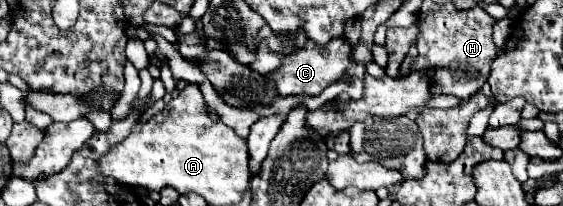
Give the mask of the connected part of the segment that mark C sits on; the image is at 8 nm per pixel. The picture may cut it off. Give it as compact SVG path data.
M344 37L333 38L325 46L317 46L317 42L311 42L311 38L307 38L305 48L289 54L285 58L285 64L281 64L281 68L277 72L269 74L269 78L275 80L275 90L279 92L279 96L289 96L289 94L317 96L317 94L321 94L323 88L340 80L343 74L364 80L366 69L351 68L351 64L347 60L349 52L351 52L351 48Z

